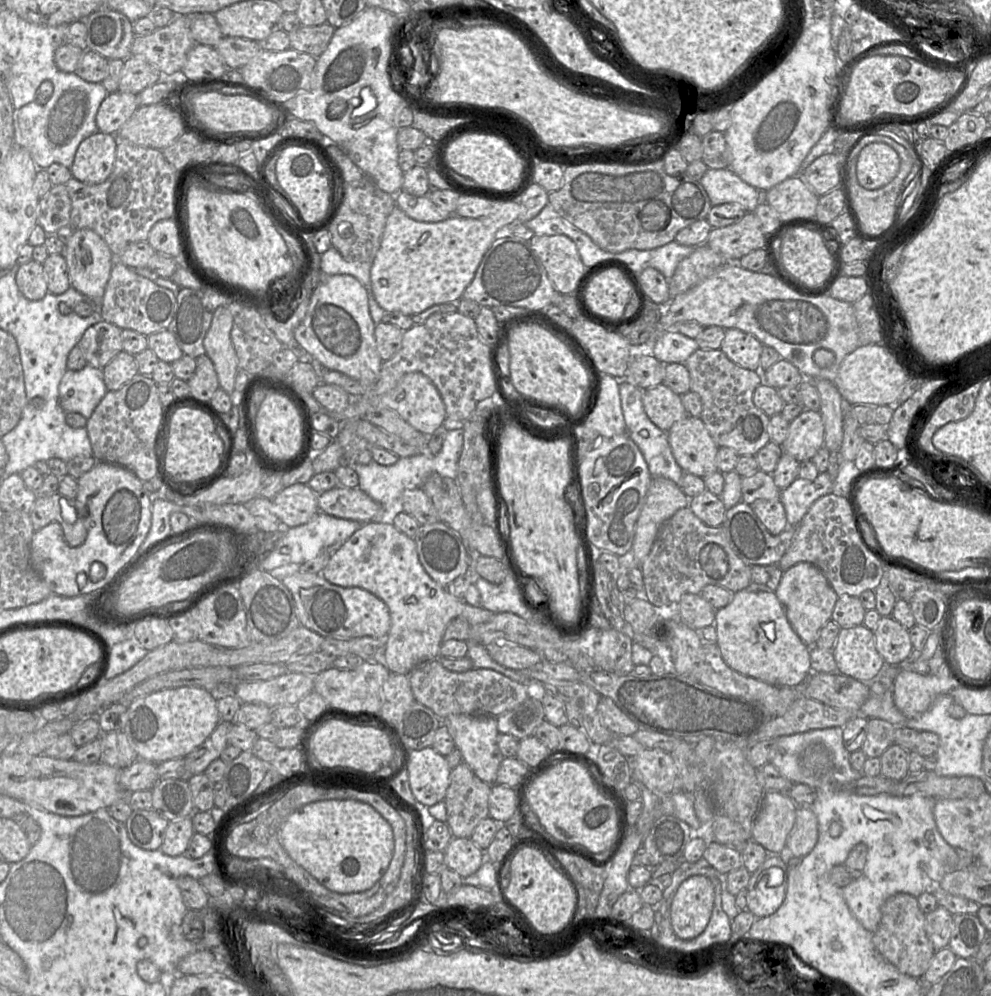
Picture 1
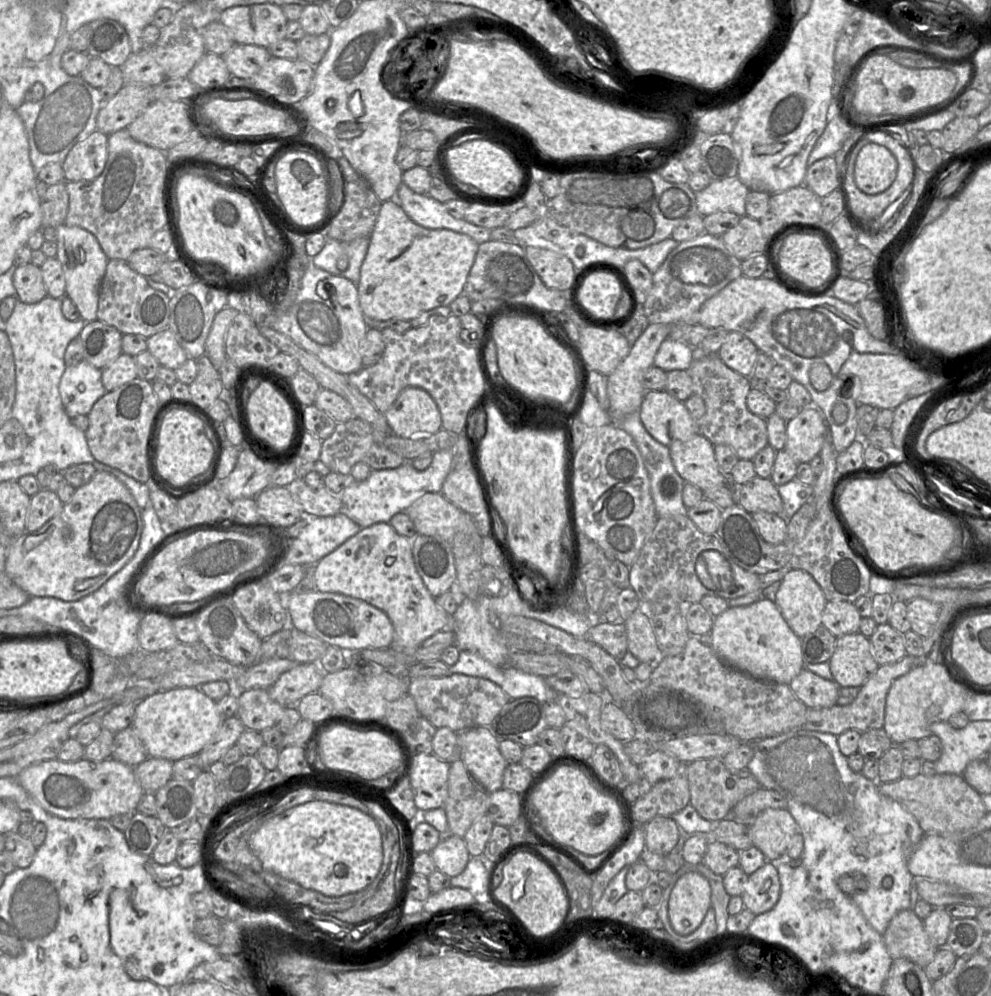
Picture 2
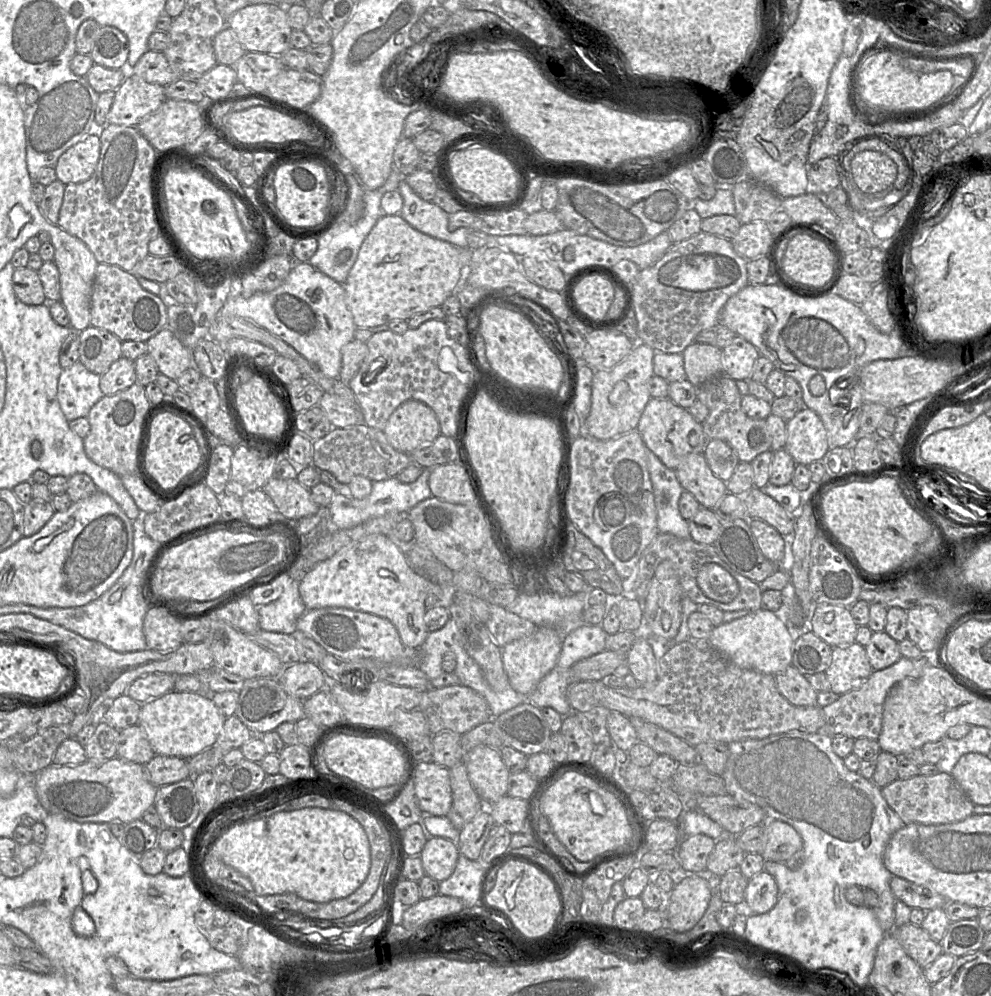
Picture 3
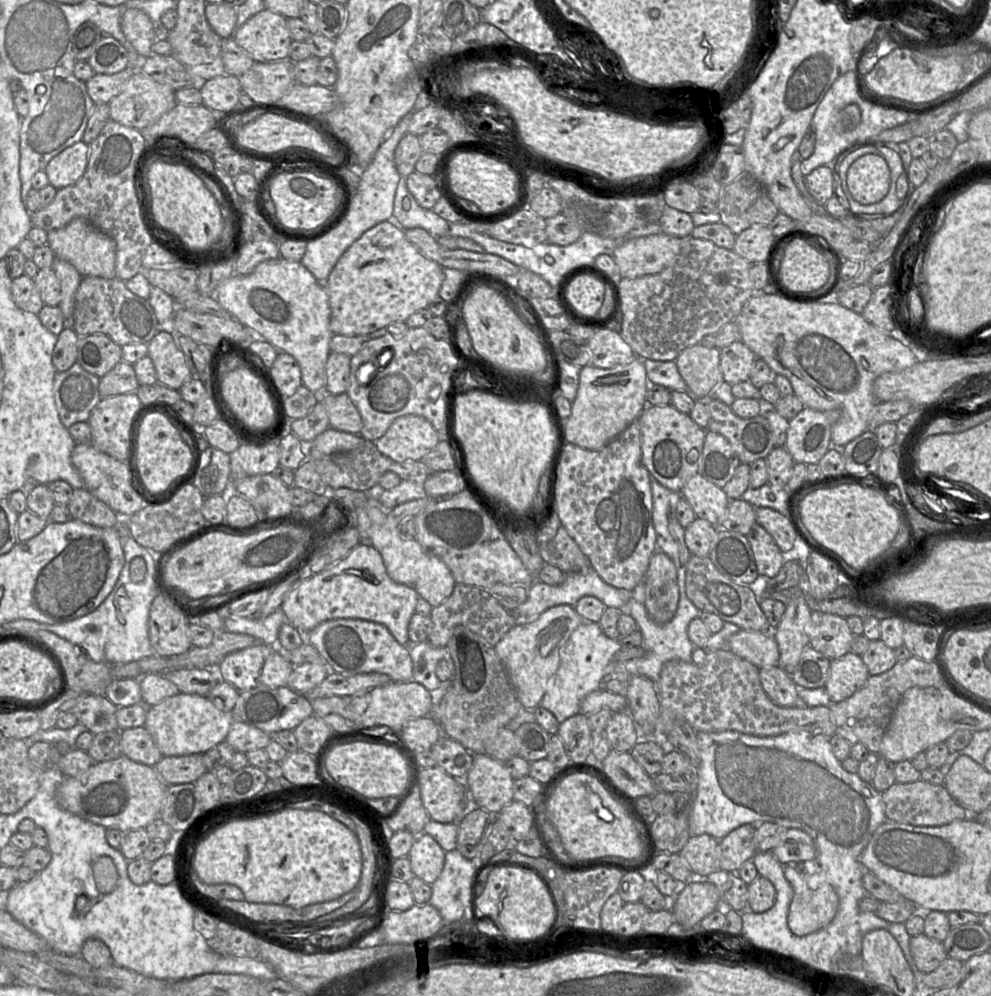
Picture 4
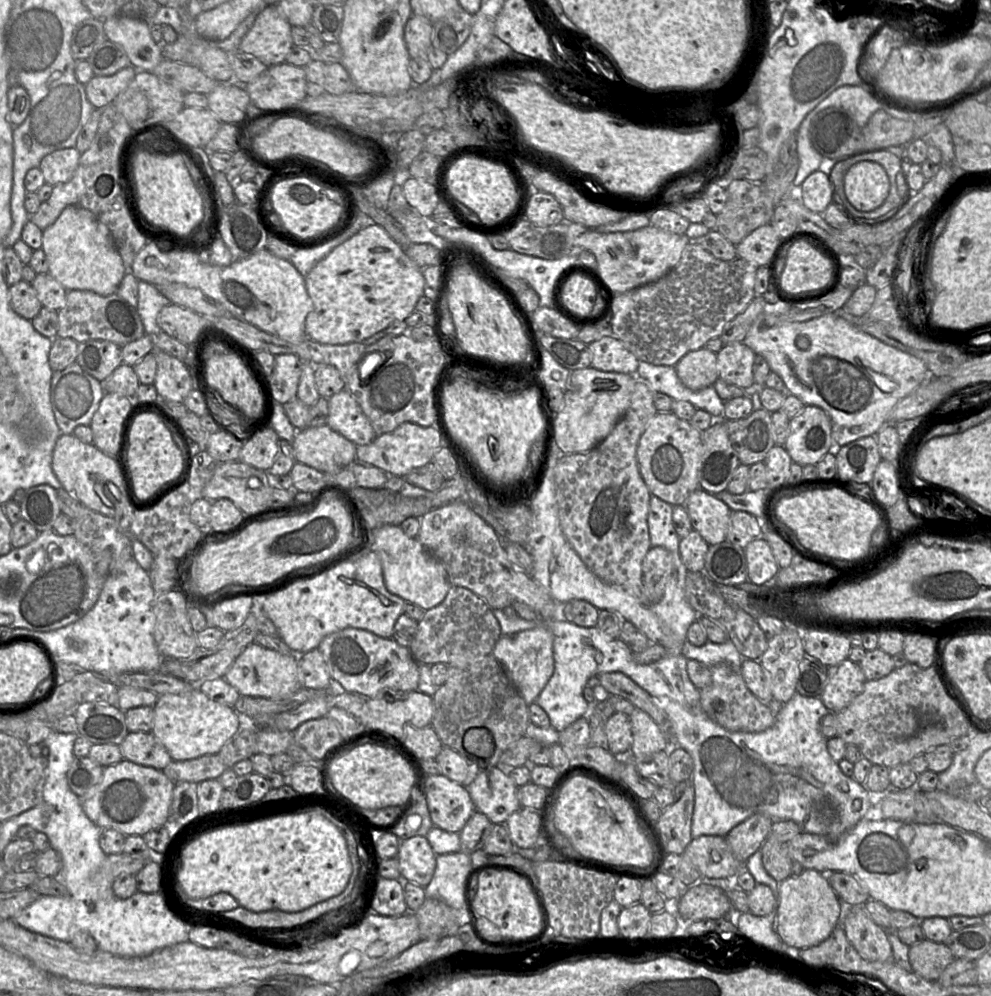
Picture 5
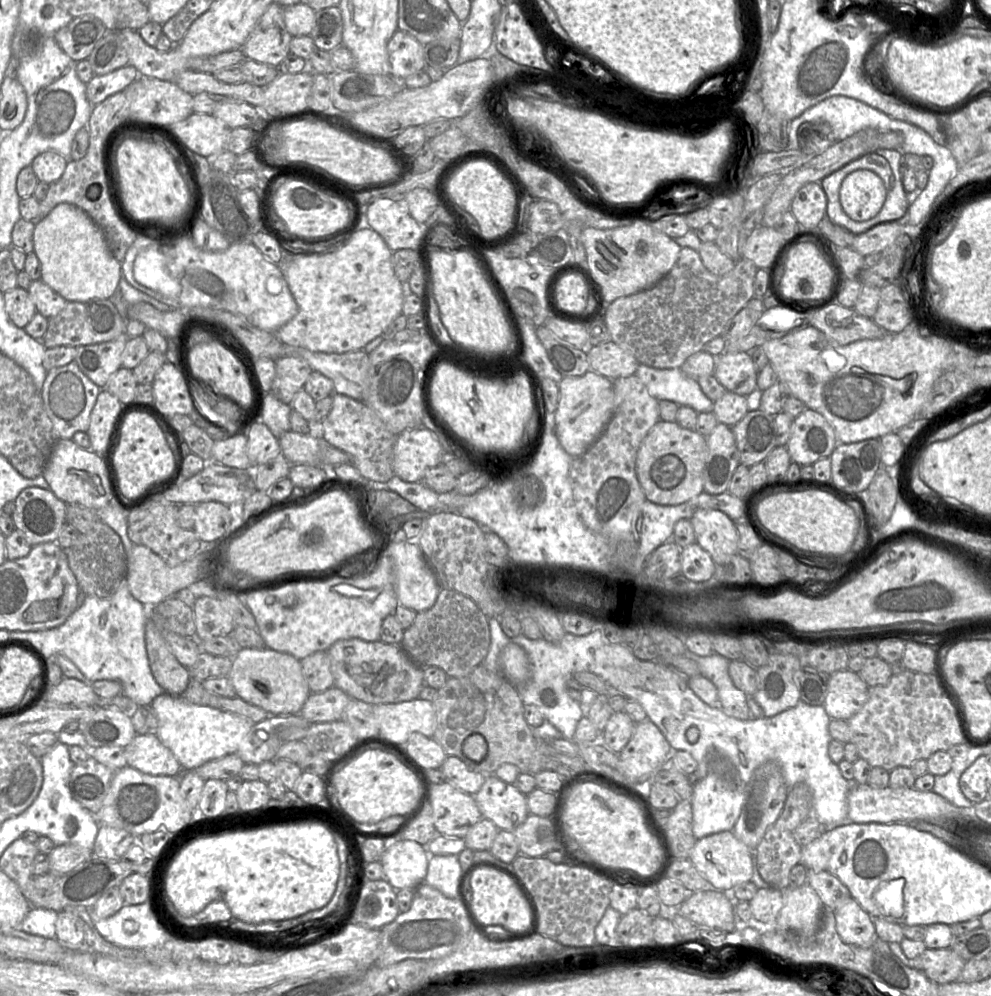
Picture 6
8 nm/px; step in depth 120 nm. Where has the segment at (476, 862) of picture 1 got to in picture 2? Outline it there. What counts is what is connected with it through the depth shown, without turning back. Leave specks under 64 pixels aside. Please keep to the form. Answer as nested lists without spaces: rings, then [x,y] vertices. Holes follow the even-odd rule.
[[[453,834],[443,835],[430,853],[436,869],[451,878],[462,873],[471,858],[464,838]]]

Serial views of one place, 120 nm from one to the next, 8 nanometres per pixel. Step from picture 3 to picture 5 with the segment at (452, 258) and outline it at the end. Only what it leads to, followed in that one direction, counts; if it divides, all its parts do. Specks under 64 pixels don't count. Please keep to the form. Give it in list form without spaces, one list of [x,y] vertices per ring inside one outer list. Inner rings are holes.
[[[367,225],[304,277],[313,303],[305,321],[306,336],[321,344],[344,345],[362,342],[395,321],[405,321],[424,295],[422,270],[383,227]]]

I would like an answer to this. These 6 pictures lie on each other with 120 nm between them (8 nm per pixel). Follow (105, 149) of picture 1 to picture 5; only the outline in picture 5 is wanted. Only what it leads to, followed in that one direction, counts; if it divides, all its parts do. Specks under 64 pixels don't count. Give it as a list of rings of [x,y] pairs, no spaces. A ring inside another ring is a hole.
[[[75,148],[59,149],[46,155],[39,165],[45,182],[55,186],[70,181],[77,169],[81,153]]]

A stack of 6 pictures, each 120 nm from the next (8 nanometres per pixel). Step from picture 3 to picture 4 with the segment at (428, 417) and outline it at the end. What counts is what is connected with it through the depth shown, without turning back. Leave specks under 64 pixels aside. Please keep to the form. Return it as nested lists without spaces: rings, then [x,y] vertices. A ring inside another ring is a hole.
[[[408,414],[394,420],[374,444],[383,455],[402,462],[407,459],[421,460],[438,444],[441,437],[427,419]]]

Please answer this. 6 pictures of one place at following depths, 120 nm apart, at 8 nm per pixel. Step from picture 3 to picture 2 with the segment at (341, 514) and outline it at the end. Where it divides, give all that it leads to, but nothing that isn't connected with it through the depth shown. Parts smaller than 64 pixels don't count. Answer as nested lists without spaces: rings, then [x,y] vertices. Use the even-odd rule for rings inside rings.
[[[443,449],[433,453],[431,464],[423,471],[416,470],[411,461],[392,469],[372,470],[367,479],[350,483],[341,493],[342,511],[361,528],[379,522],[388,523],[399,512],[405,511],[414,501],[425,493],[440,493],[447,475],[451,471],[453,449]]]

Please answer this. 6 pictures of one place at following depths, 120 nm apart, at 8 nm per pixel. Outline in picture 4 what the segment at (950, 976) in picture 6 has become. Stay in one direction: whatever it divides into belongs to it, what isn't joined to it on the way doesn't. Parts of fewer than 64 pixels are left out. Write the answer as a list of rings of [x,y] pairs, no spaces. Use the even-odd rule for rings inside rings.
[[[924,933],[910,938],[910,951],[917,973],[931,973],[948,958],[943,942],[932,940]]]

